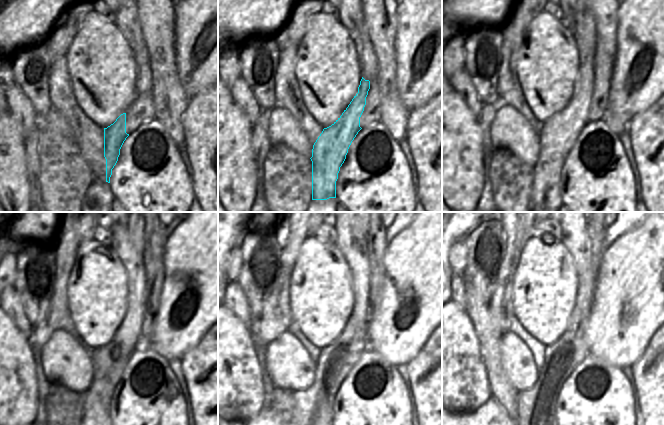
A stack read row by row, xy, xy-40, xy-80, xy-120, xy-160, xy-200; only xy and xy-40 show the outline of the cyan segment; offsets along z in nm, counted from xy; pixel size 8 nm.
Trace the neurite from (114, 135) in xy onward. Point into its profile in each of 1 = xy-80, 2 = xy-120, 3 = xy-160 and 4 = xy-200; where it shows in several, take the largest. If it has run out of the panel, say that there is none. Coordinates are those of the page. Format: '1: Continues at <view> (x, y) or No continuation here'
1: Continues at xy-80 (558, 134)
2: Continues at xy-120 (109, 361)
3: Continues at xy-160 (349, 240)
4: Continues at xy-200 (575, 238)

